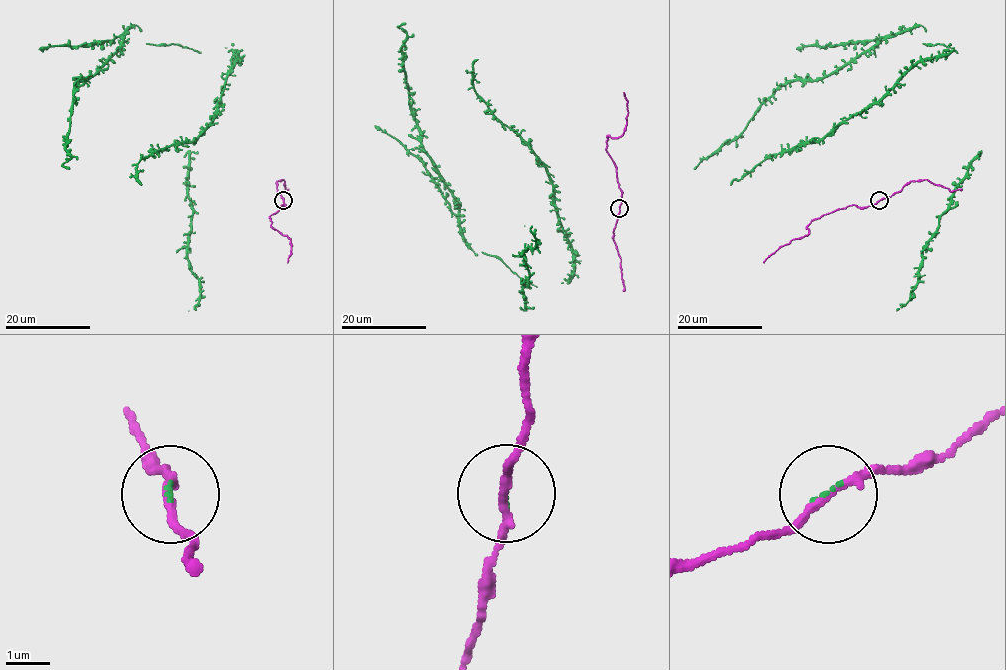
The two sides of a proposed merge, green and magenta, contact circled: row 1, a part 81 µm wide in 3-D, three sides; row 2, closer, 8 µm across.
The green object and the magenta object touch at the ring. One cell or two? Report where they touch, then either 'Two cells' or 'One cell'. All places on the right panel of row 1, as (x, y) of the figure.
Place: (879, 200). Two cells

